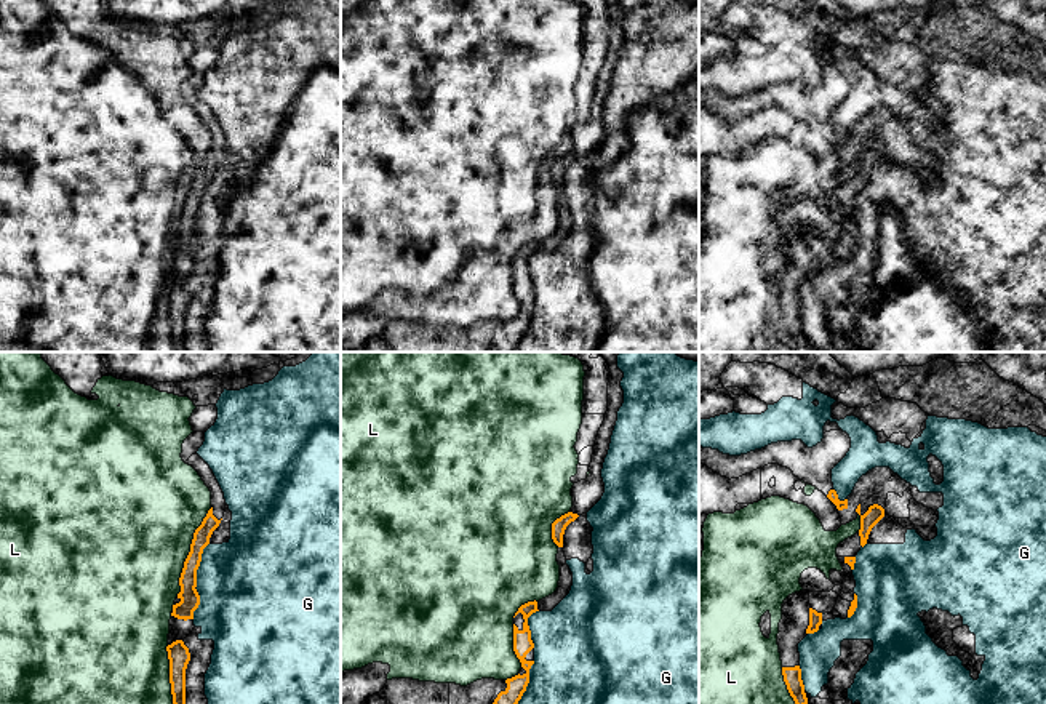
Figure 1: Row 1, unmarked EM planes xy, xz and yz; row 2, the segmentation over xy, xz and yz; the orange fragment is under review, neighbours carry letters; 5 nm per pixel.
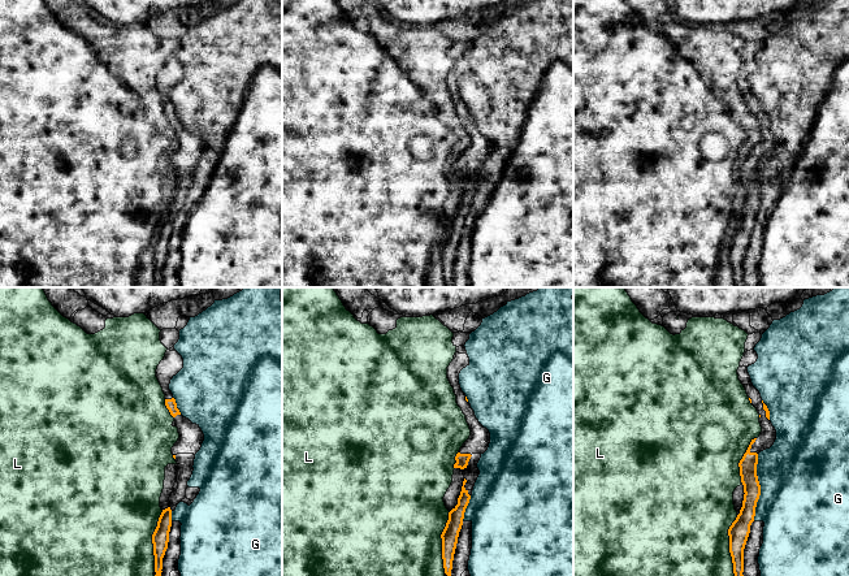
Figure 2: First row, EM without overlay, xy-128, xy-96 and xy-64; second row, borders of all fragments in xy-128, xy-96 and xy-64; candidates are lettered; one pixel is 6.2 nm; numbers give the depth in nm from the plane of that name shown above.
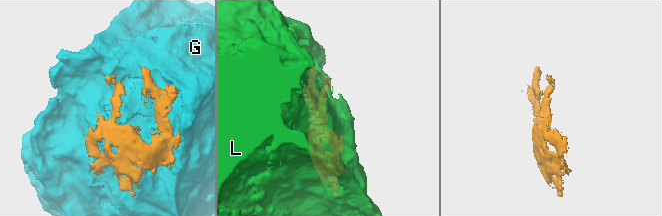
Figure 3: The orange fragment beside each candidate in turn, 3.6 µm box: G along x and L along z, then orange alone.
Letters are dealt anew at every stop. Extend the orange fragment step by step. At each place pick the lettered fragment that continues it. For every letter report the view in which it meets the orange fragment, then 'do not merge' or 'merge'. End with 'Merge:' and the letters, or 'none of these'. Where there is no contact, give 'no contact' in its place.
G: meets orange in xy; do not merge
L: meets orange in xy; do not merge
Merge: none of these

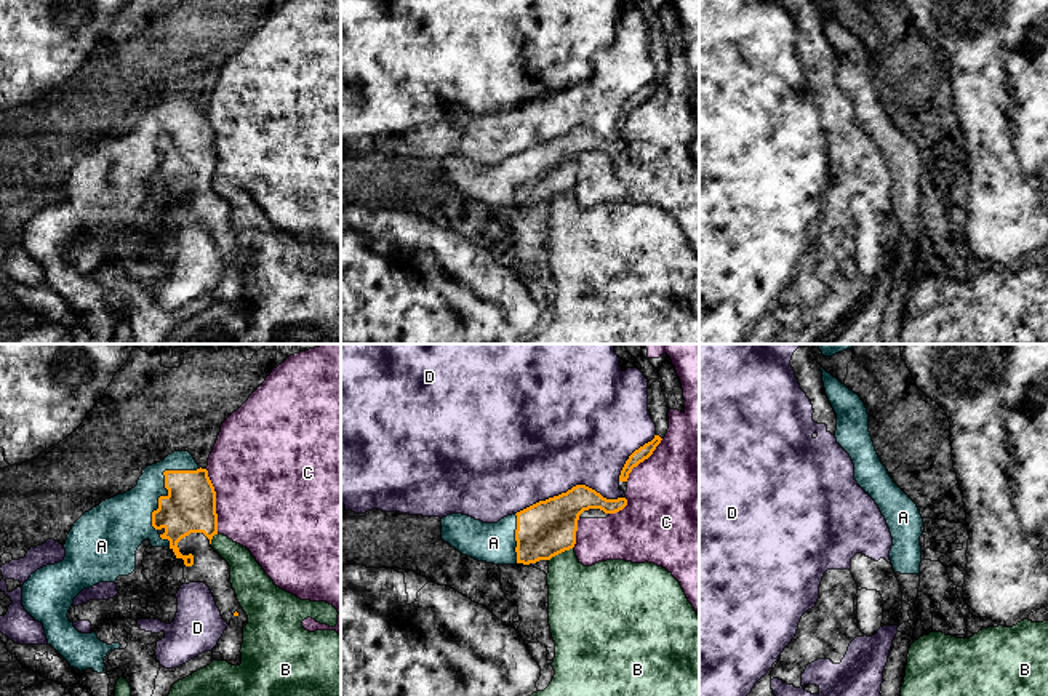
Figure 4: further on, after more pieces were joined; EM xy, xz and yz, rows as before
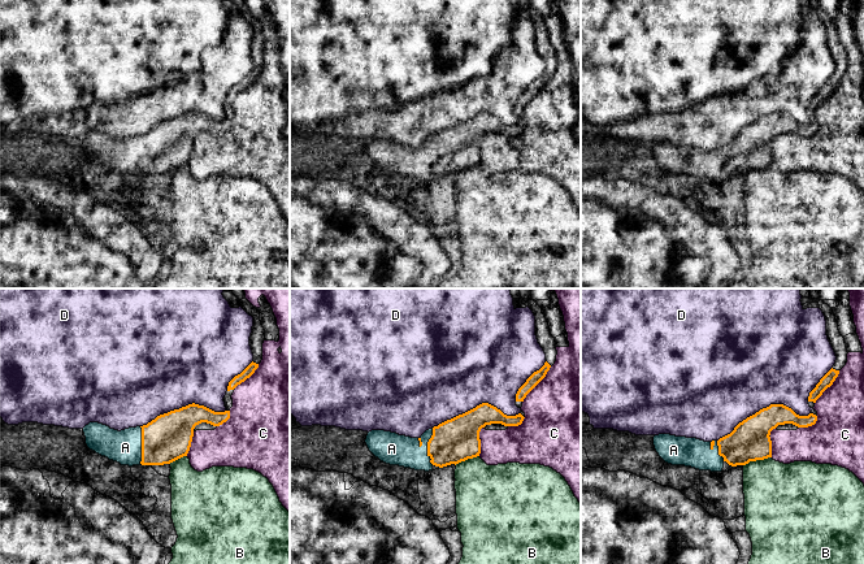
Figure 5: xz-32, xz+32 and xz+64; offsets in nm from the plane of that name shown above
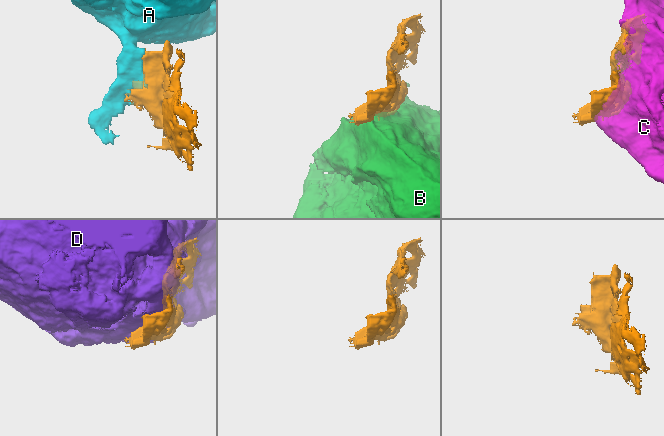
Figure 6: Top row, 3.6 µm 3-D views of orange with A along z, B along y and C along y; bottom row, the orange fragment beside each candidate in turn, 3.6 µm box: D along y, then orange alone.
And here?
A: meets orange in xy; merge
B: meets orange in xz; do not merge
C: meets orange in xy; do not merge
D: meets orange in xz; do not merge
Merge: A

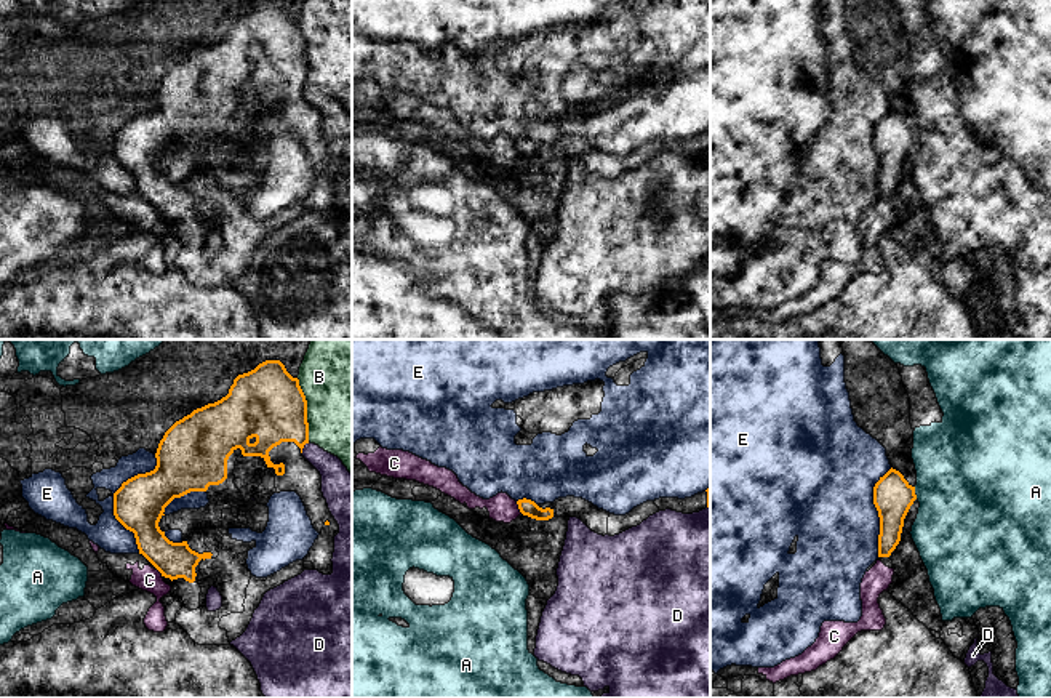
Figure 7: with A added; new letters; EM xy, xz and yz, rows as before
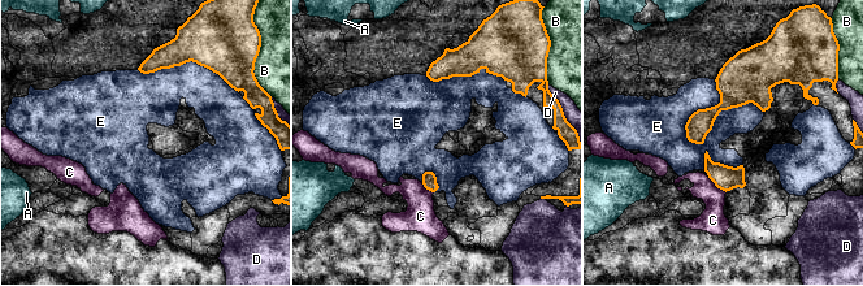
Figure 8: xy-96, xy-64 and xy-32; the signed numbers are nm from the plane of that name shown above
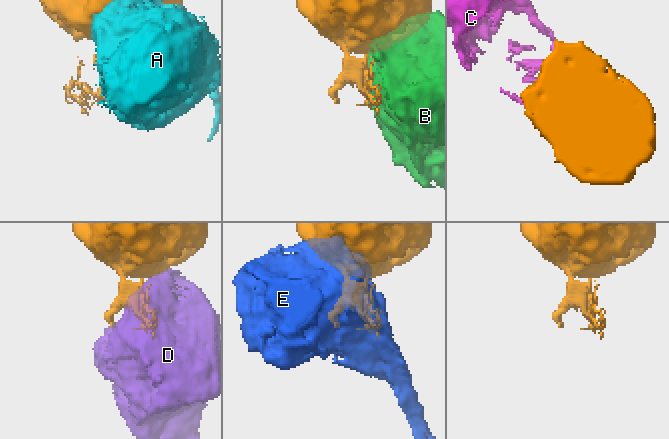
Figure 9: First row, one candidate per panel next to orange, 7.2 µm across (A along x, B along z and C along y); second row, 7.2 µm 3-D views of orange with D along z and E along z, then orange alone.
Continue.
A: meets orange in yz; do not merge
B: meets orange in xy; do not merge
C: meets orange in xz; do not merge
D: meets orange in xy; do not merge
E: meets orange in xy; do not merge
Merge: none of these

